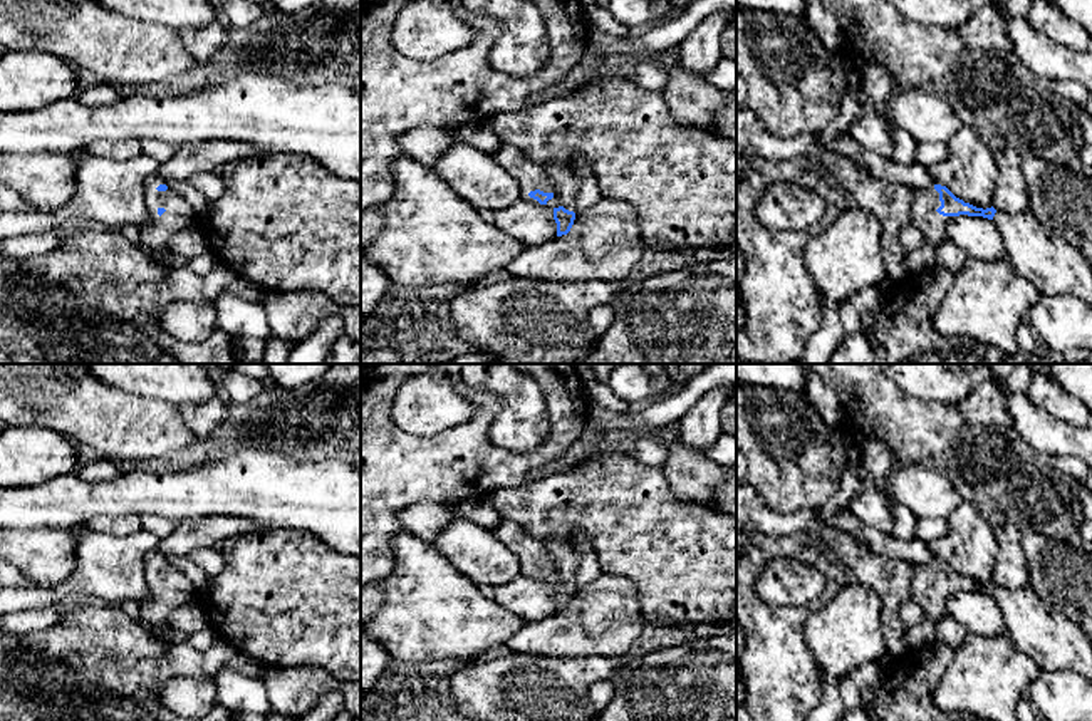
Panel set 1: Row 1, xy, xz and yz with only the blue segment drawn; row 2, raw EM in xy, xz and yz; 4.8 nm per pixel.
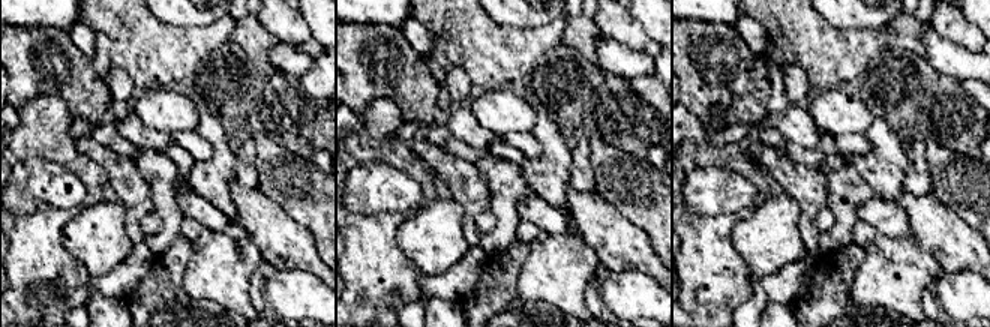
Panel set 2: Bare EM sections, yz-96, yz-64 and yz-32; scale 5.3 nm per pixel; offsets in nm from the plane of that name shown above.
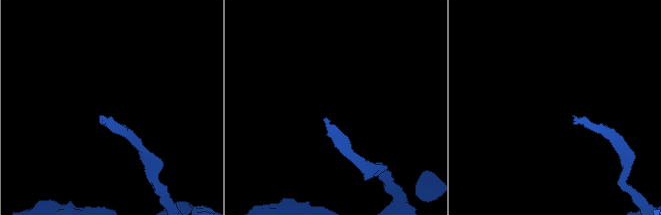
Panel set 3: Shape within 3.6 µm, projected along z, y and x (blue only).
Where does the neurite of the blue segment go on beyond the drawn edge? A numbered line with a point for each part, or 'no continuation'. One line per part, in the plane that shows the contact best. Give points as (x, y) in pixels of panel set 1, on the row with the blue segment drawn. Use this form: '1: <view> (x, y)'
1: xz (529, 175)

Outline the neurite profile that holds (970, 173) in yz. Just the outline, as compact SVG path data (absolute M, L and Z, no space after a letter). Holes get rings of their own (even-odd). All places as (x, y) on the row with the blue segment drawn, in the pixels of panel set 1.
M968 124L948 143L949 158L928 164L933 181L976 208L991 208L996 164L991 146Z

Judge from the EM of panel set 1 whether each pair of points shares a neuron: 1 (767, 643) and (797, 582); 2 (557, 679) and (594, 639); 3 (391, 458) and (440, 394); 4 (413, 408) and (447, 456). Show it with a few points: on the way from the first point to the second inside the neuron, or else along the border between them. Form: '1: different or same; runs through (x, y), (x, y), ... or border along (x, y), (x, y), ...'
1: different; border along (755, 591), (770, 604), (819, 602)
2: different; border along (539, 654), (608, 656), (616, 659)
3: different; border along (391, 399), (403, 430), (448, 428)
4: different; border along (468, 420), (428, 435), (410, 435), (395, 425)

